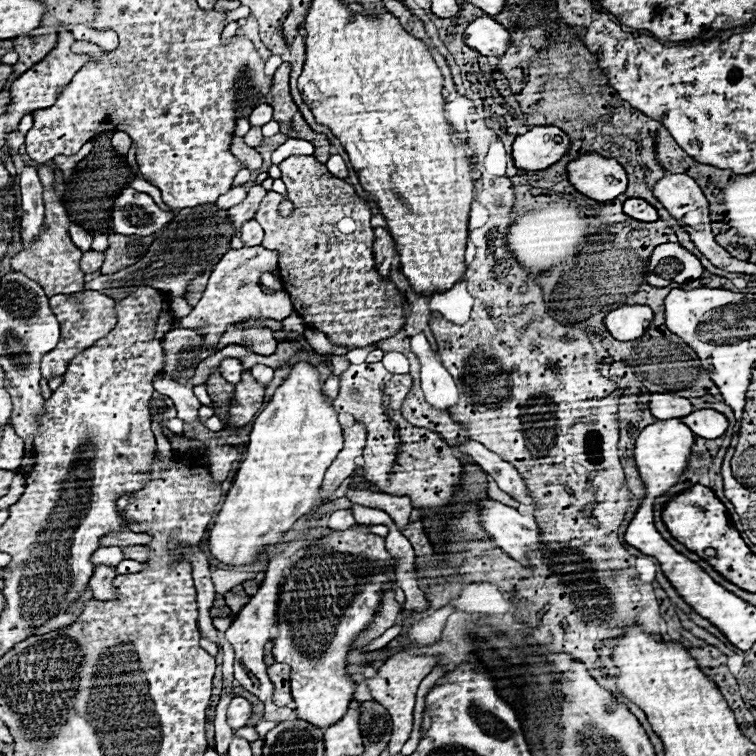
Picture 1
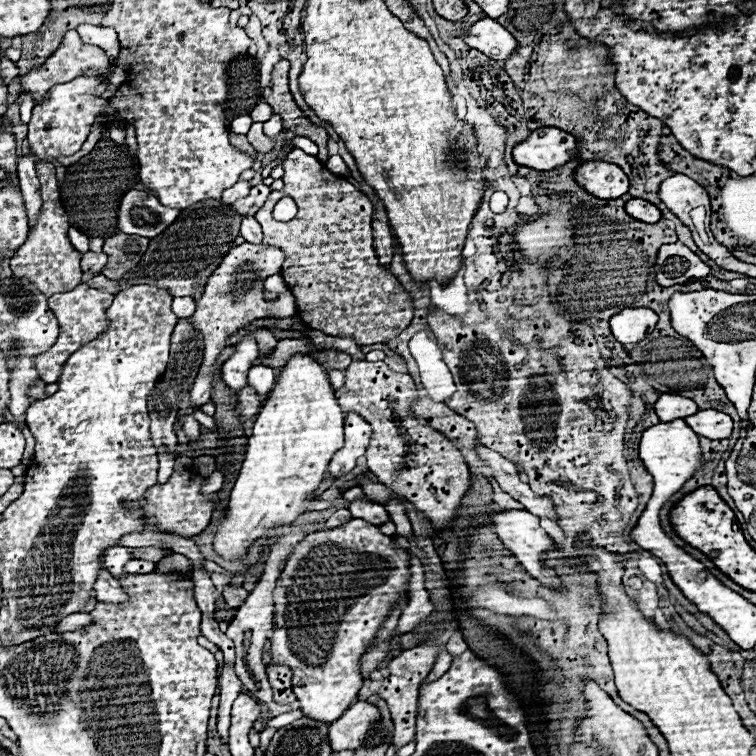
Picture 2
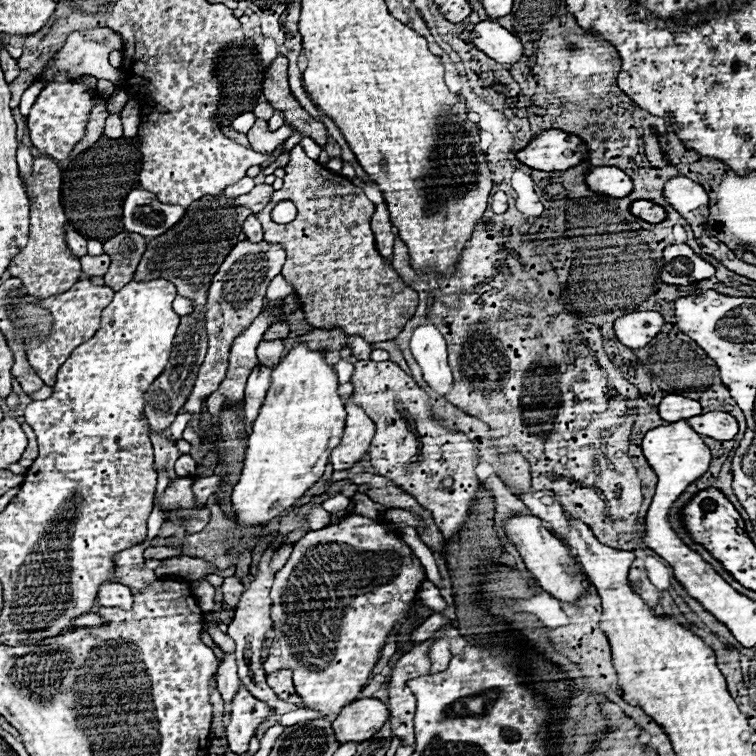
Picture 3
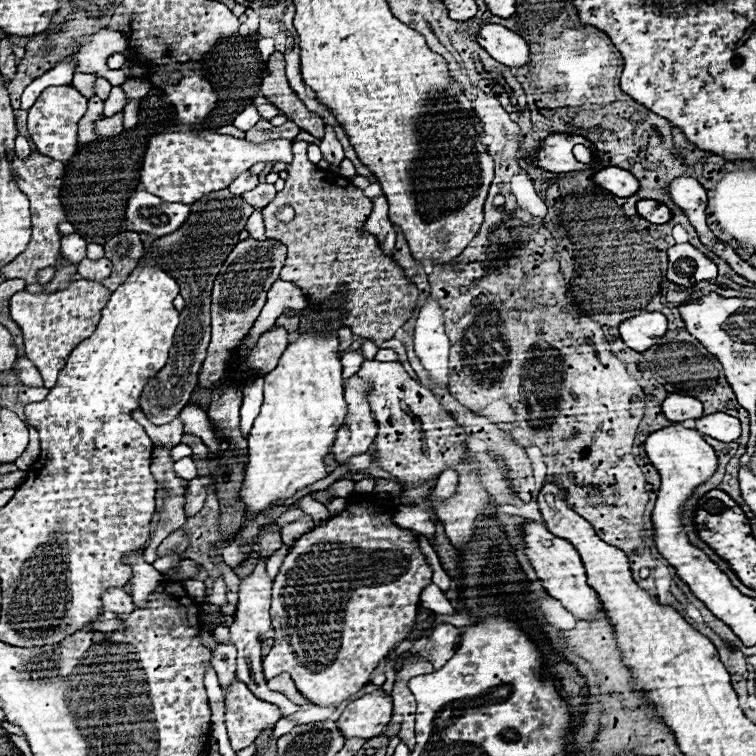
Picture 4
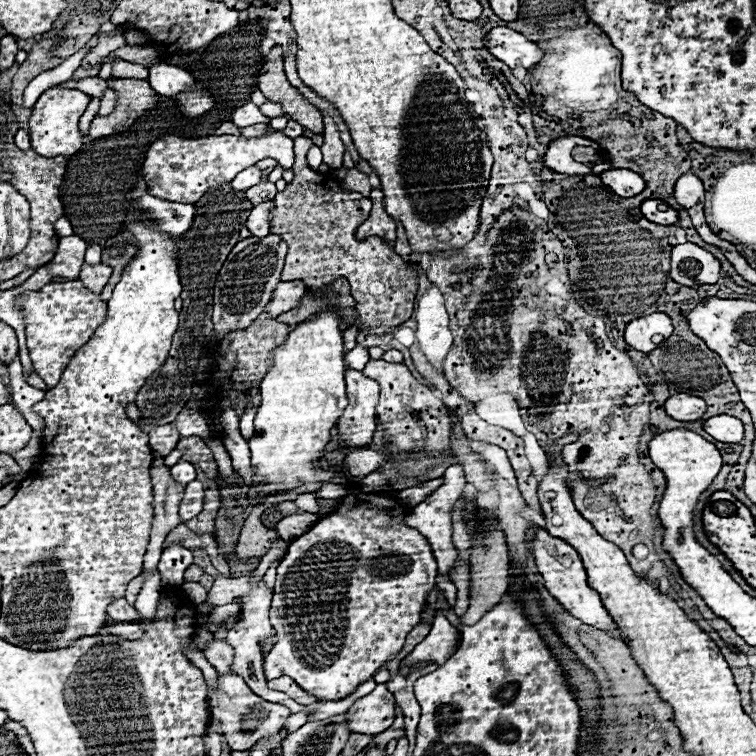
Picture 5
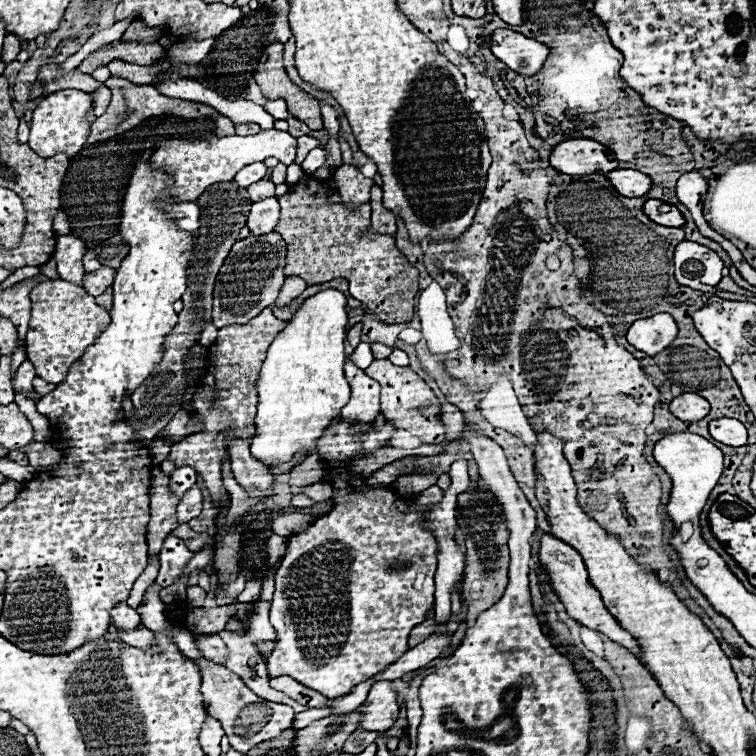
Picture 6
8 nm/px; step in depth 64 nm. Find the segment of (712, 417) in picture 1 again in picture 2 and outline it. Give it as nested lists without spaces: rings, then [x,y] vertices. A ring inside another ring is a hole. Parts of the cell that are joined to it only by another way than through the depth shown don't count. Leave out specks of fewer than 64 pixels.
[[[700,410],[694,416],[684,418],[698,436],[706,436],[710,440],[724,440],[732,436],[734,422],[728,414],[718,412],[718,410]]]

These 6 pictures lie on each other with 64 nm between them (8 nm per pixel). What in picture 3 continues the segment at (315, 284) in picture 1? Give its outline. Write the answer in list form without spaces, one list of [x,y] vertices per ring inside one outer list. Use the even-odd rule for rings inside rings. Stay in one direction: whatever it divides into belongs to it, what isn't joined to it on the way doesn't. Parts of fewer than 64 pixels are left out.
[[[296,144],[290,152],[284,186],[272,194],[270,204],[258,212],[258,218],[264,226],[264,238],[282,244],[288,254],[282,276],[302,296],[306,320],[314,328],[342,328],[348,336],[360,336],[374,344],[394,340],[402,332],[404,324],[414,316],[418,292],[406,286],[390,262],[378,254],[370,230],[372,214],[374,204],[364,196],[362,188],[326,172]],[[282,200],[292,200],[298,208],[290,224],[276,224],[270,218],[270,212]]]

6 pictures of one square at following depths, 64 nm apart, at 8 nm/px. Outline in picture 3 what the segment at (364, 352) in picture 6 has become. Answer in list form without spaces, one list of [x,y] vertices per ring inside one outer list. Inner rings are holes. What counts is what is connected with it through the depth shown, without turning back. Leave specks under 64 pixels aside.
[[[348,358],[348,360],[340,360],[340,362],[336,364],[336,372],[338,372],[340,384],[350,382],[350,376],[352,376],[352,372],[354,372],[354,362],[356,362],[356,358]]]

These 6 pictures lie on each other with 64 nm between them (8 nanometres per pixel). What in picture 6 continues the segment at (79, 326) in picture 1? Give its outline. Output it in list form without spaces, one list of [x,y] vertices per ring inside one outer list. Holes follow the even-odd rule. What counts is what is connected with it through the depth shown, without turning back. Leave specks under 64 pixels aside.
[[[46,280],[30,290],[32,316],[26,334],[26,356],[34,364],[36,374],[50,384],[66,380],[70,366],[82,358],[88,346],[110,324],[110,314],[96,304],[94,296],[86,294],[84,288],[66,280]]]

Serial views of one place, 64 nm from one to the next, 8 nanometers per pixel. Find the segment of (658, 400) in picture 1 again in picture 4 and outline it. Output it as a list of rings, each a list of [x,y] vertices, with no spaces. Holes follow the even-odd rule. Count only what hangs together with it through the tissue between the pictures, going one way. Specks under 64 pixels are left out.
[[[670,394],[664,400],[664,404],[662,404],[662,412],[672,422],[696,420],[698,416],[702,416],[702,402],[696,400],[696,398],[692,398],[692,396]]]

